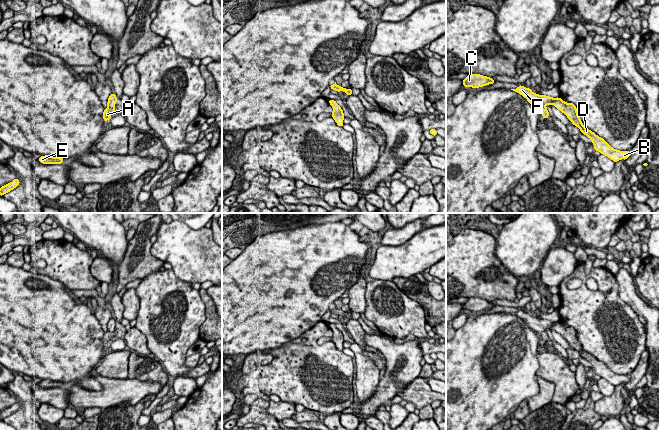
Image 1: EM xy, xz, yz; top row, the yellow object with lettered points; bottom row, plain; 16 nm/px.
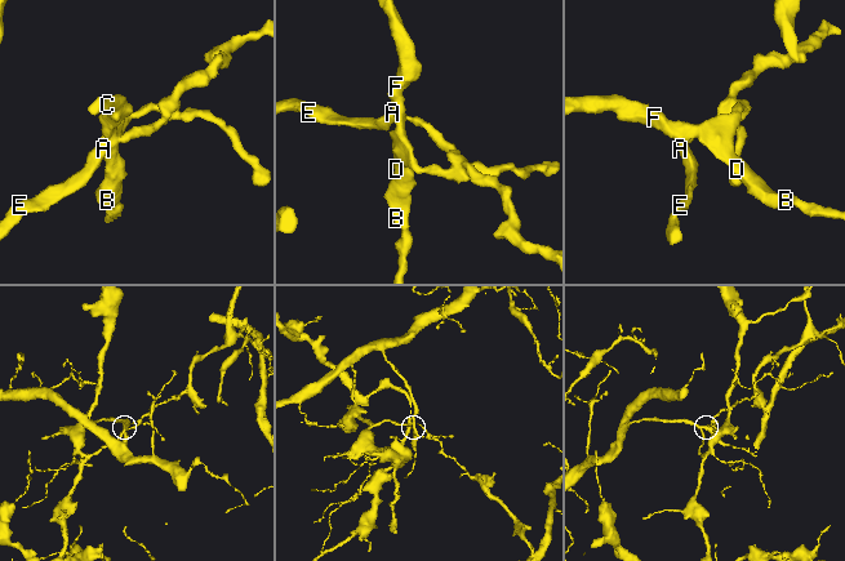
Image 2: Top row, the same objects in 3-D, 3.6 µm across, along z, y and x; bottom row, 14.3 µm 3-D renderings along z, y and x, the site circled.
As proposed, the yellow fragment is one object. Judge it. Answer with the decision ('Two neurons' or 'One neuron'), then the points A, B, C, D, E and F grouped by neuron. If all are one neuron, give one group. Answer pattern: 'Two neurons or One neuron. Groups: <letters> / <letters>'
Two neurons. Groups: A E / B C D F

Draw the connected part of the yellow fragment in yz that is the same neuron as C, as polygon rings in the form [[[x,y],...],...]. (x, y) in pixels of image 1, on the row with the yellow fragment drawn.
[[[469,74],[464,80],[465,87],[479,88],[488,84],[494,84],[495,81],[491,77],[486,77],[480,74]]]

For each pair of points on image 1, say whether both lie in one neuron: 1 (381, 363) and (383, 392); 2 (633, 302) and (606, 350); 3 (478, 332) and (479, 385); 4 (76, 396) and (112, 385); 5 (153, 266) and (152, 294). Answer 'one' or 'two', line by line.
1: two
2: two
3: one
4: one
5: two

